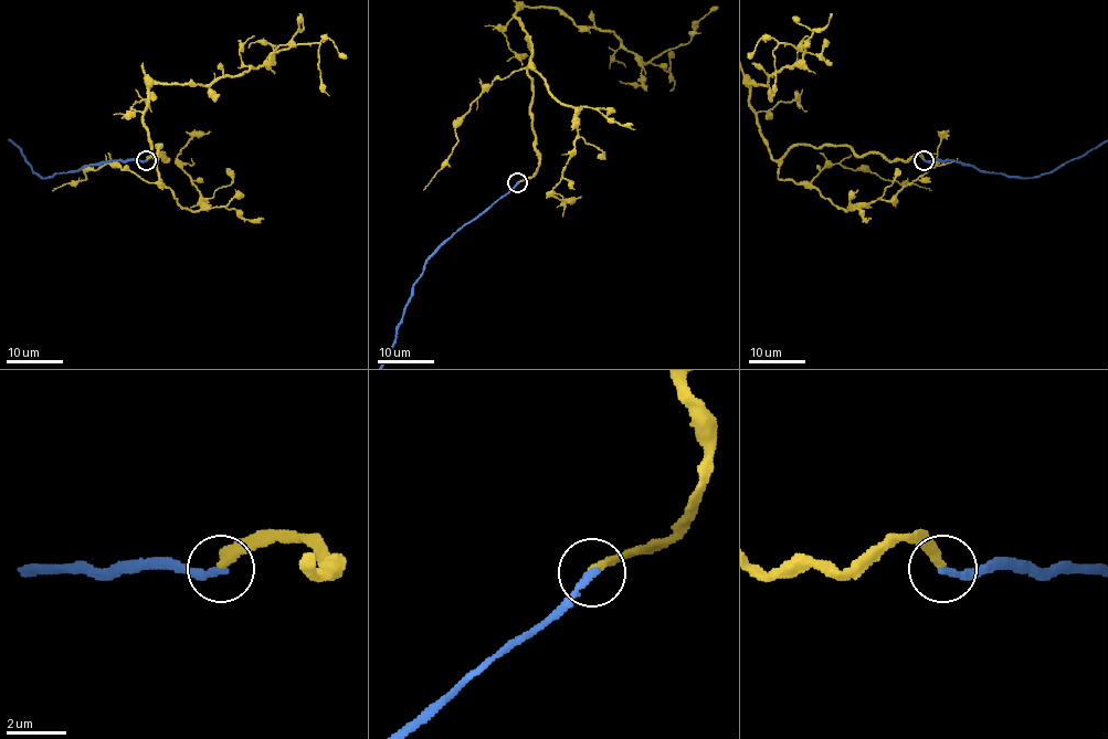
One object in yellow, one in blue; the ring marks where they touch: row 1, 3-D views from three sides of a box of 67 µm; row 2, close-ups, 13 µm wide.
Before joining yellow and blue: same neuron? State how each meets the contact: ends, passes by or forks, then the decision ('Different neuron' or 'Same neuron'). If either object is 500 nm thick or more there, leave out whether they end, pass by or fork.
At the ring yellow ends. At the ring blue ends. Different neuron

